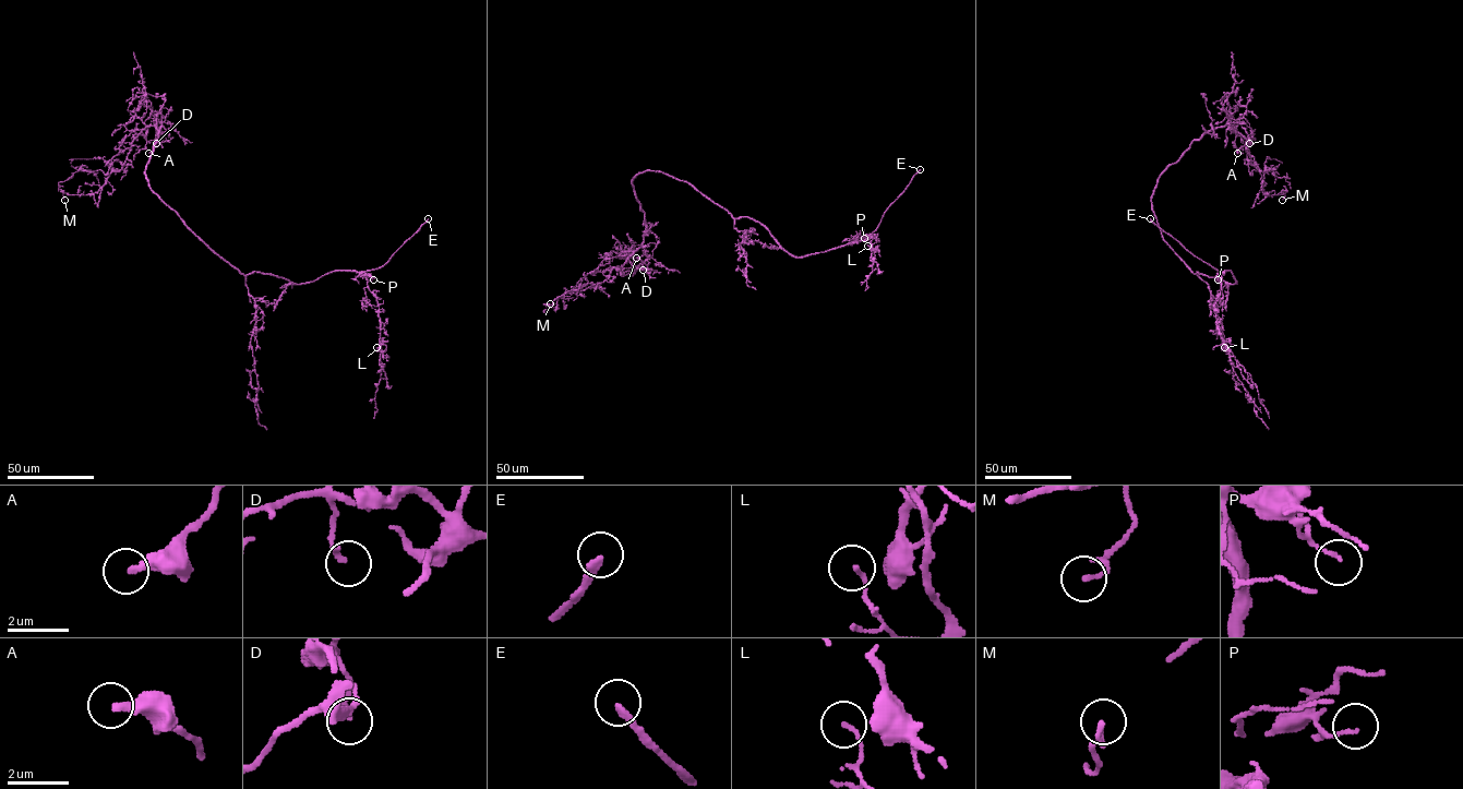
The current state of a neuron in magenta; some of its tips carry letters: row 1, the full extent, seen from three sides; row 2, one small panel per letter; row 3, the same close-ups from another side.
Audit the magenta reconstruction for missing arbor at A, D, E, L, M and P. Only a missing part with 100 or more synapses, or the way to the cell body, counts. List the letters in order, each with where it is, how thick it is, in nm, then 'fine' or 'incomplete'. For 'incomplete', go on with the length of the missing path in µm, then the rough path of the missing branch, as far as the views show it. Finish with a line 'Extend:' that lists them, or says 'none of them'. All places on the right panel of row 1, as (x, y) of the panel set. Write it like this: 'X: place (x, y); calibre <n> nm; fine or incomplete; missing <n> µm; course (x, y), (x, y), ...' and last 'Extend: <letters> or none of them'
A: place (1237, 153); calibre 300 nm; fine
D: place (1249, 143); calibre 180 nm; fine
E: place (1150, 218); calibre 240 nm; incomplete; missing 45 µm; course (1150, 218), (1125, 195), (1098, 189)
L: place (1224, 347); calibre 110 nm; fine
M: place (1282, 200); calibre 140 nm; fine
P: place (1218, 279); calibre 100 nm; fine
Extend: E

